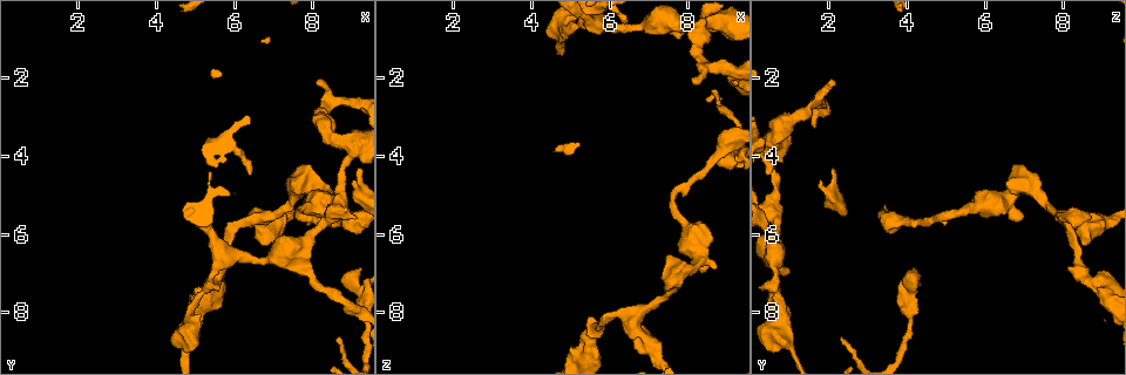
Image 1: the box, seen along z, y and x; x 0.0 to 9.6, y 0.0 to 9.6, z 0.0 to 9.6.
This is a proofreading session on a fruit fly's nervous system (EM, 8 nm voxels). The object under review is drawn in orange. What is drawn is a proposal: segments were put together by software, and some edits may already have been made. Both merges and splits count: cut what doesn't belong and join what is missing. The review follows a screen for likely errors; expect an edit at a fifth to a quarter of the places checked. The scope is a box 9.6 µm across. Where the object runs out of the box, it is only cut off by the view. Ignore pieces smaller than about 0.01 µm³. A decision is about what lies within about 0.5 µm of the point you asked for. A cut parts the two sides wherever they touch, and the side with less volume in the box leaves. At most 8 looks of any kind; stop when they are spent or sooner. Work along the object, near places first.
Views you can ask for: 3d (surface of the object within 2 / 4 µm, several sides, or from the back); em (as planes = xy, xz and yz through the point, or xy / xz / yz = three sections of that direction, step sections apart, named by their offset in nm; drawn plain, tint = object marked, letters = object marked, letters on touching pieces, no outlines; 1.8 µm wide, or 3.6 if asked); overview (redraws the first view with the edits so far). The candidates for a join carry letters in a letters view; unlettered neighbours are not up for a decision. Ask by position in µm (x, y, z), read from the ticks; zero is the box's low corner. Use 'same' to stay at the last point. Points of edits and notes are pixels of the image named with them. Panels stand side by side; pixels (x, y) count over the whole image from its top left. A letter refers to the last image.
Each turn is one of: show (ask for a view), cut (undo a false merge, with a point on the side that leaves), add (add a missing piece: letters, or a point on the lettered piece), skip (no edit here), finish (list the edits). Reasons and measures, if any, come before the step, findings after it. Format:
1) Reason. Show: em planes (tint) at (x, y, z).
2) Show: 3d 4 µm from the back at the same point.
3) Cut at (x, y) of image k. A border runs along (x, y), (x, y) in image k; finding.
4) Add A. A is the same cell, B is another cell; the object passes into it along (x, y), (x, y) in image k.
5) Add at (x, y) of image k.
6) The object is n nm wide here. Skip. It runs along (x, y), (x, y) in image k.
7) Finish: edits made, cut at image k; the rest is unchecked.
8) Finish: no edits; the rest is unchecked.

Sudden change in width. Show: em planes (letters) at (4.70, 9.05, 1.10).

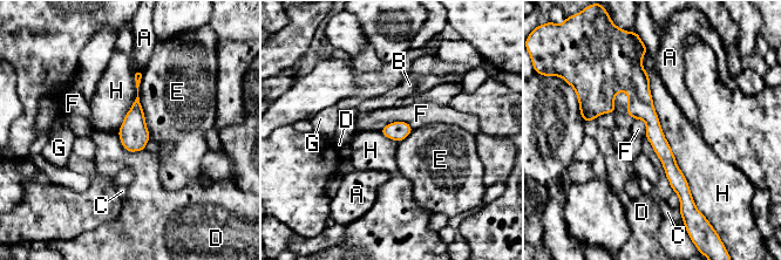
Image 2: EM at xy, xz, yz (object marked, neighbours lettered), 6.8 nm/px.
The longest contact is with H, 1100 nm. Skip. A, B, C, D, E, F, G and H are other cells; a border runs along (646, 50), (652, 105), (694, 203) in image 2; all the same neuron.

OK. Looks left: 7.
Calibre changes. Show: 3d 4 µm at (5.70, 6.60, 0.60).

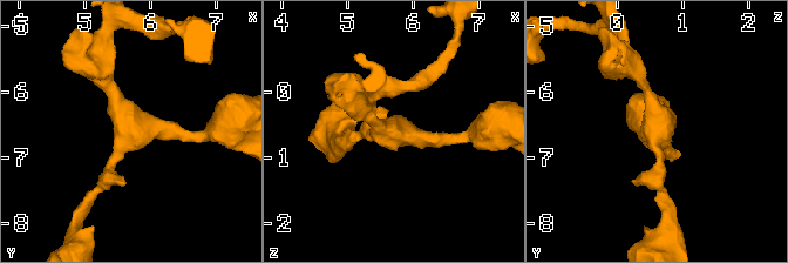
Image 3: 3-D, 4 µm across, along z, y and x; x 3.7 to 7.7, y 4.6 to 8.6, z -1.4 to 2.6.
Need the tissue. Show: em 3.6 µm xz step 16 (letters) at (5.70, 6.60, 0.60).

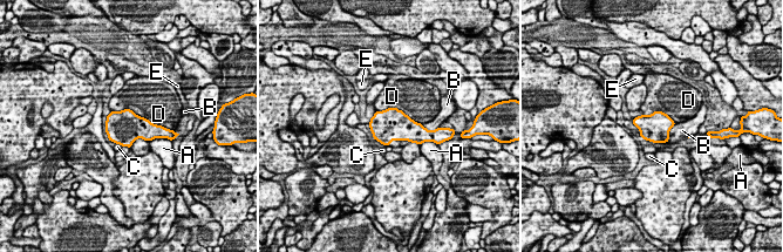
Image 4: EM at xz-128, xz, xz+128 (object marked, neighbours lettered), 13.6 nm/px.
Another direction. Show: em 3.6 µm planes (letters) at the same point.

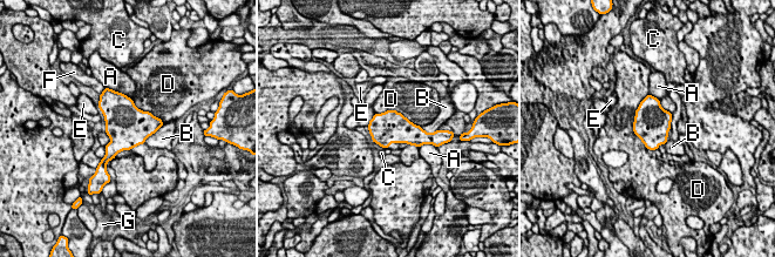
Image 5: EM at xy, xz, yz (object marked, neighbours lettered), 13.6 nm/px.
Skip. A, B, C, D, E, F and G are other cells; a border runs along (648, 93), (633, 122), (646, 149) in image 5; all the same neuron.

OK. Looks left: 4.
Thin end. Show: em 3.6 µm planes (letters) at (8.70, 8.70, 2.25).

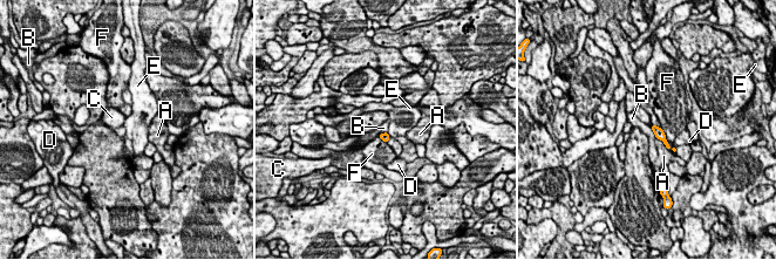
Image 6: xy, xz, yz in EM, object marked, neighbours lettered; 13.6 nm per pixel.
Skip. A, B, C, D, E and F are other cells; a border runs along (651, 127), (655, 137) in image 6; none of them fits.

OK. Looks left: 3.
Finish: no edits; the rest is unchecked.

